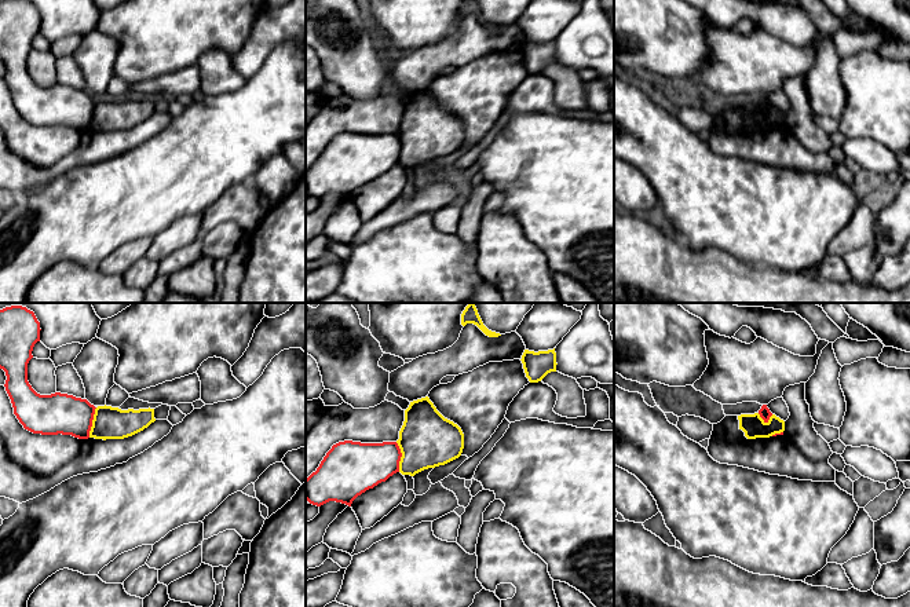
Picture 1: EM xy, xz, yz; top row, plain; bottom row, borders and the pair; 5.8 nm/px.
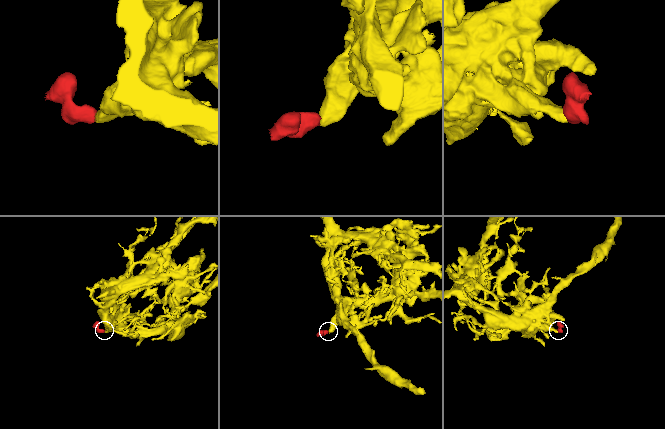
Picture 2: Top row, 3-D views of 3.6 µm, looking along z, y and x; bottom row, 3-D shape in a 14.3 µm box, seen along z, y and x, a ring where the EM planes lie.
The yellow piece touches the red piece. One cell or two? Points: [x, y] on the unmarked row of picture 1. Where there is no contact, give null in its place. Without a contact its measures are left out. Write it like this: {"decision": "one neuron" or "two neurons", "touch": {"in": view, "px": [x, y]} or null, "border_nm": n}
{"decision": "two neurons", "touch": {"in": "xy", "px": [92, 114]}, "border_nm": 180}

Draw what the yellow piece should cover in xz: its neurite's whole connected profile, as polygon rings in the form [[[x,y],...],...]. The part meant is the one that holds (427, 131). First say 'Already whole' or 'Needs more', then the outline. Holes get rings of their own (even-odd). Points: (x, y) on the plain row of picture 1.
Already whole. [[[425,88],[410,94],[405,102],[396,135],[402,145],[399,164],[414,168],[458,150],[464,140],[464,125]]]

